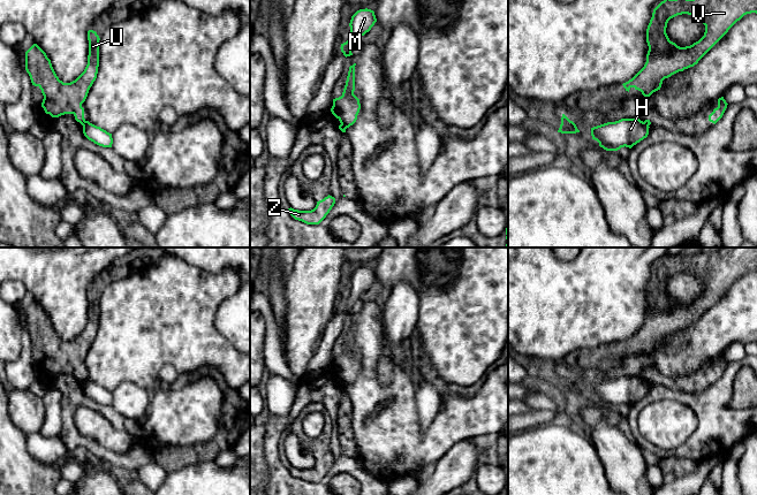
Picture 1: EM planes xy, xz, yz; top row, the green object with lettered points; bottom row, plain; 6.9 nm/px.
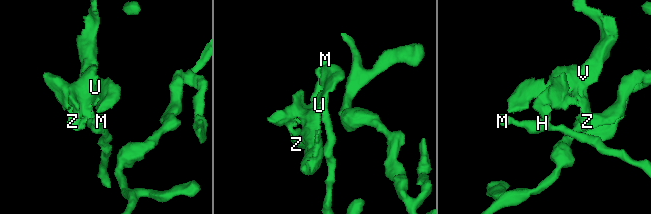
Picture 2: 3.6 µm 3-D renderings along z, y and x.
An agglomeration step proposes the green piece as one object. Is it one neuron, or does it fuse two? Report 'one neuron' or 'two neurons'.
two neurons

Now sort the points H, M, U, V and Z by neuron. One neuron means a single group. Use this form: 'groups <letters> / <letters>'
groups H M / U V Z

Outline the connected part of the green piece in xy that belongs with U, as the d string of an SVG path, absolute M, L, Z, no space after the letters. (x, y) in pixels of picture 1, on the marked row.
M89 30L88 40L89 40L88 64L84 71L75 81L70 83L63 83L62 81L59 79L52 67L51 60L37 44L33 44L25 52L25 70L30 76L32 85L38 86L41 90L41 93L44 96L41 107L44 108L45 113L50 114L52 117L59 117L65 114L73 114L75 116L75 120L80 122L82 125L88 122L84 119L84 108L82 107L82 104L85 101L89 90L97 78L99 67L100 38L96 31Z

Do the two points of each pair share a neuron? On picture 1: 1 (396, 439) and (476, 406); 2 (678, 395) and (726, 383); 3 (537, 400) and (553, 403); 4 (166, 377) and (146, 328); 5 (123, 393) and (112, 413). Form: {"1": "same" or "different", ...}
{"1": "same", "2": "same", "3": "same", "4": "different", "5": "different"}

